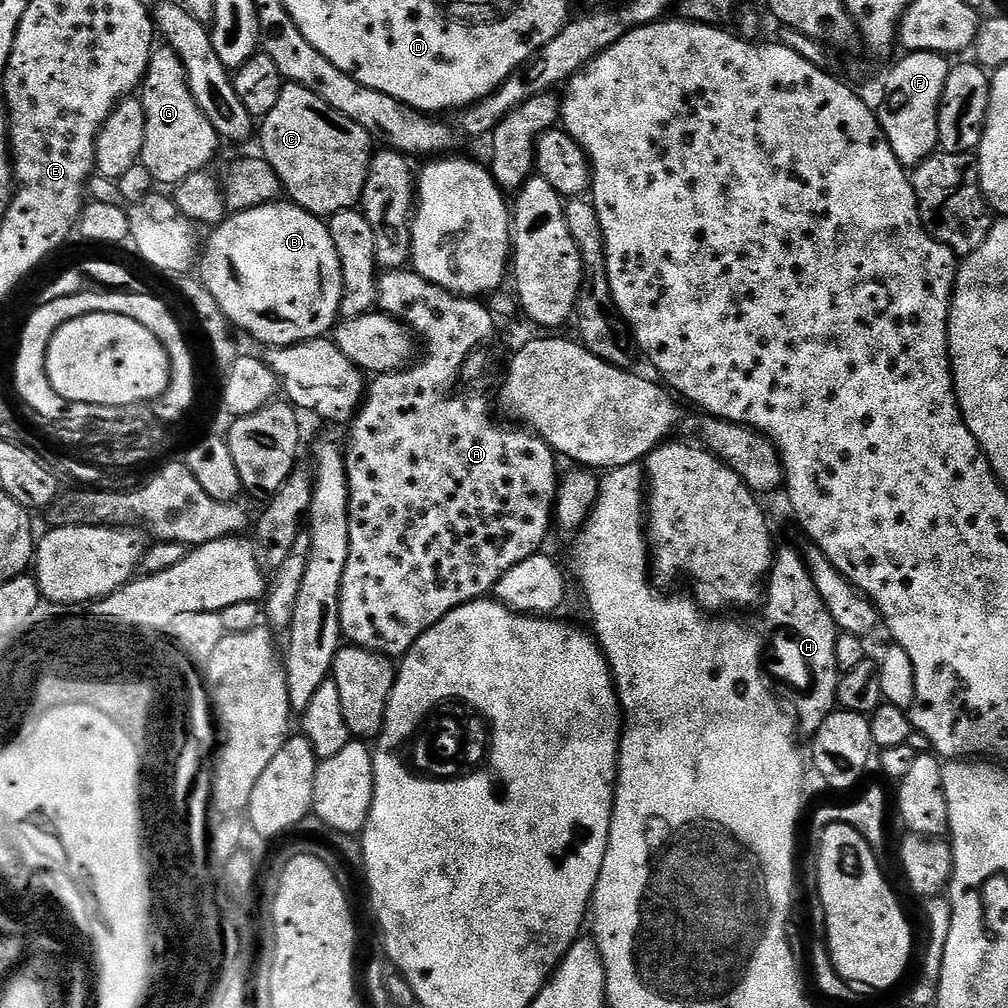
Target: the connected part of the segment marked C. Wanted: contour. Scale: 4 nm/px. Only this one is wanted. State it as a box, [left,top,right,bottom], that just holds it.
[258,83,374,218]

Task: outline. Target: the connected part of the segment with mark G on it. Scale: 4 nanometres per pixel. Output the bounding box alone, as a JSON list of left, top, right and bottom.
[140,46,222,186]

